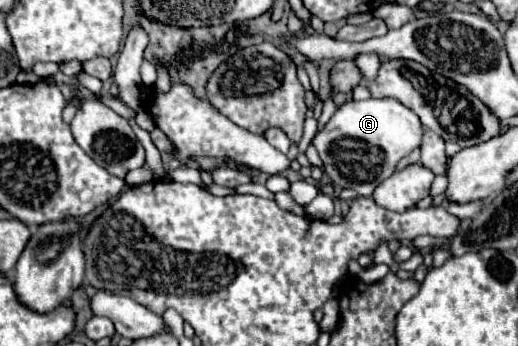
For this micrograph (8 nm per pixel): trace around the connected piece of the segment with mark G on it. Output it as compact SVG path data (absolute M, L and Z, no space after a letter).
M397 99L345 101L335 115L313 137L325 177L341 189L353 189L361 197L371 197L377 185L387 179L401 157L409 155L421 143L423 127L419 117Z

